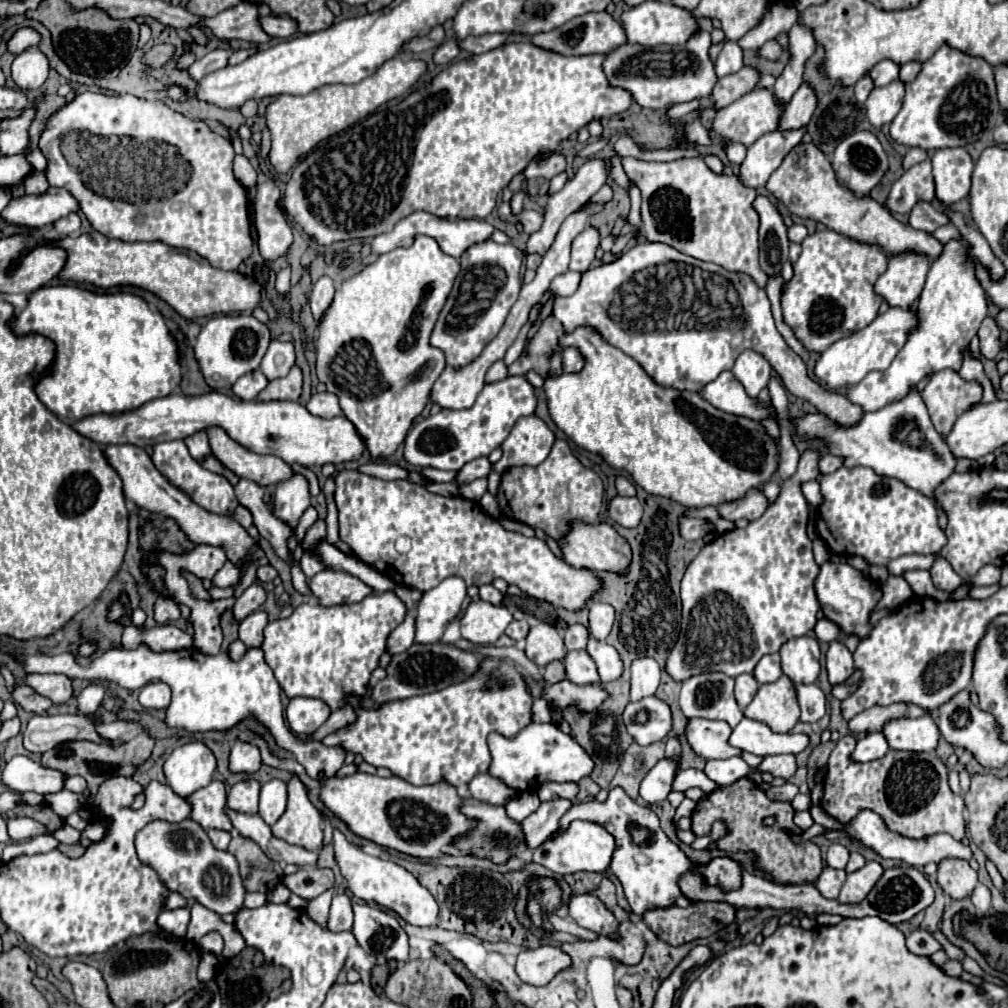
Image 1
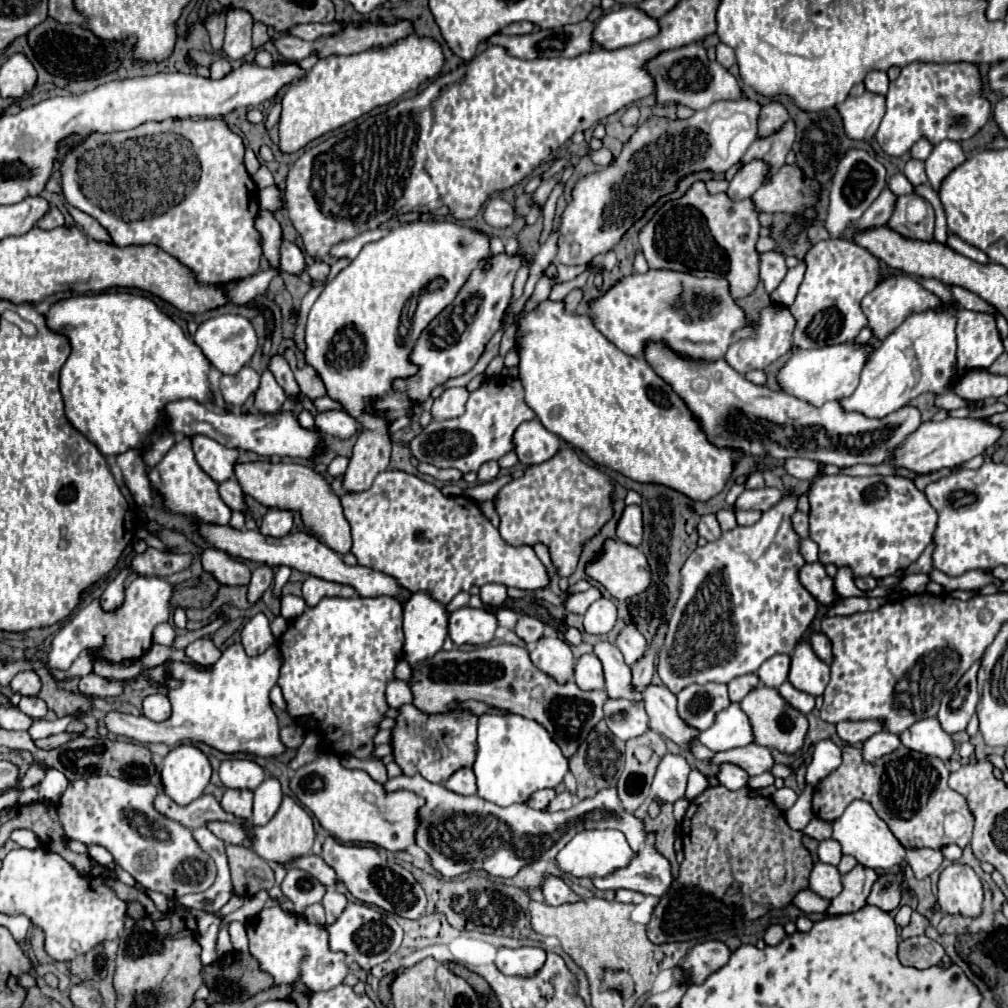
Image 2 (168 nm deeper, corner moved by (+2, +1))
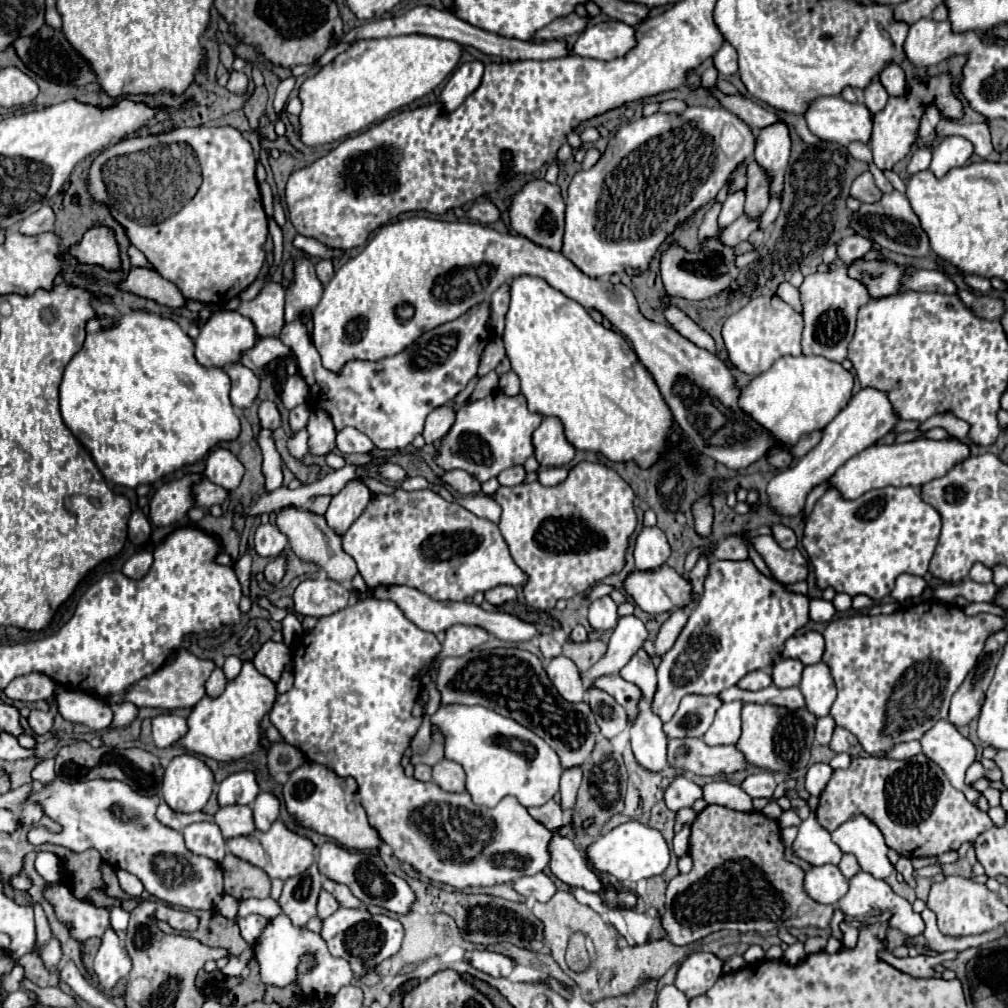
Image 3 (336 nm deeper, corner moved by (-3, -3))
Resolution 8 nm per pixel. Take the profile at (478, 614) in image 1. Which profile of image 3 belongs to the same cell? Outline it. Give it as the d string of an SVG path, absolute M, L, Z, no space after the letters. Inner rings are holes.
M455 624L445 632L445 642L441 650L441 658L445 656L463 656L471 648L487 642L489 634L483 628L477 626L465 626L465 624Z

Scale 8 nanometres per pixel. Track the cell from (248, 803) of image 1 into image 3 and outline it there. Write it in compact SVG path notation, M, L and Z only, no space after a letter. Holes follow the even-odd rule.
M225 806L215 814L213 822L221 828L223 838L227 840L237 836L249 836L255 830L249 806Z

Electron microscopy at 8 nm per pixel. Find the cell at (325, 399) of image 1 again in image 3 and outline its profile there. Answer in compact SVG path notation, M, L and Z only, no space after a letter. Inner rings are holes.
M343 428L341 432L337 432L337 448L343 454L367 454L373 450L373 442L359 430Z

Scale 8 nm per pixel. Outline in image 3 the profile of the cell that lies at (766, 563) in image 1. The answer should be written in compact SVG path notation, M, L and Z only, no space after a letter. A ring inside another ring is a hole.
M751 560L713 562L709 568L709 576L705 580L703 596L699 598L677 642L673 644L669 652L661 656L661 664L657 666L657 690L651 700L653 714L657 714L663 722L669 722L669 718L675 714L683 696L719 694L721 690L735 686L745 674L753 670L769 670L771 660L783 650L785 640L791 638L807 622L809 622L809 600L801 594L785 592L783 584L779 584L777 580L765 578L753 566Z

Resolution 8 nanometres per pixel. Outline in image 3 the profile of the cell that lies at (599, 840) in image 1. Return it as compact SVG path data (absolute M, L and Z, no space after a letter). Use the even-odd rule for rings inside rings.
M631 820L631 822L625 822L617 828L613 828L607 834L601 834L589 846L587 858L601 874L607 874L613 880L639 882L639 880L647 880L653 876L661 876L669 866L671 850L659 830Z

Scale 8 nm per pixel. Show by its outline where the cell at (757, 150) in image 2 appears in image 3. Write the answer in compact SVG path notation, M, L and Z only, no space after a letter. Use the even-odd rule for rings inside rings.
M757 162L749 164L747 170L747 200L745 200L745 216L749 216L751 220L759 220L761 214L765 212L767 204L769 204L769 180L765 176L765 172L759 168Z

